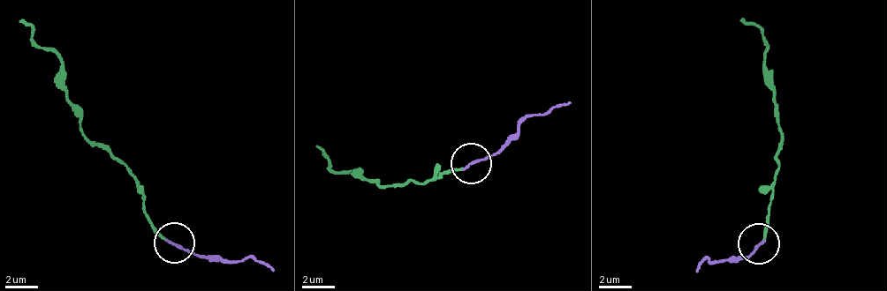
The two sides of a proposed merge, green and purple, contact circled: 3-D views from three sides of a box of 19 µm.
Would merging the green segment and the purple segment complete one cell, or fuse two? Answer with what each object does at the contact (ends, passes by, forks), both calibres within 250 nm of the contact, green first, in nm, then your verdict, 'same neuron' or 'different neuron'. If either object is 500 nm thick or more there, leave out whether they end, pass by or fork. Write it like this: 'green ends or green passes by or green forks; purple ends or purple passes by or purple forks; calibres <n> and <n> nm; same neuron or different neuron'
green ends; purple ends; calibres 80 and 160 nm; different neuron

